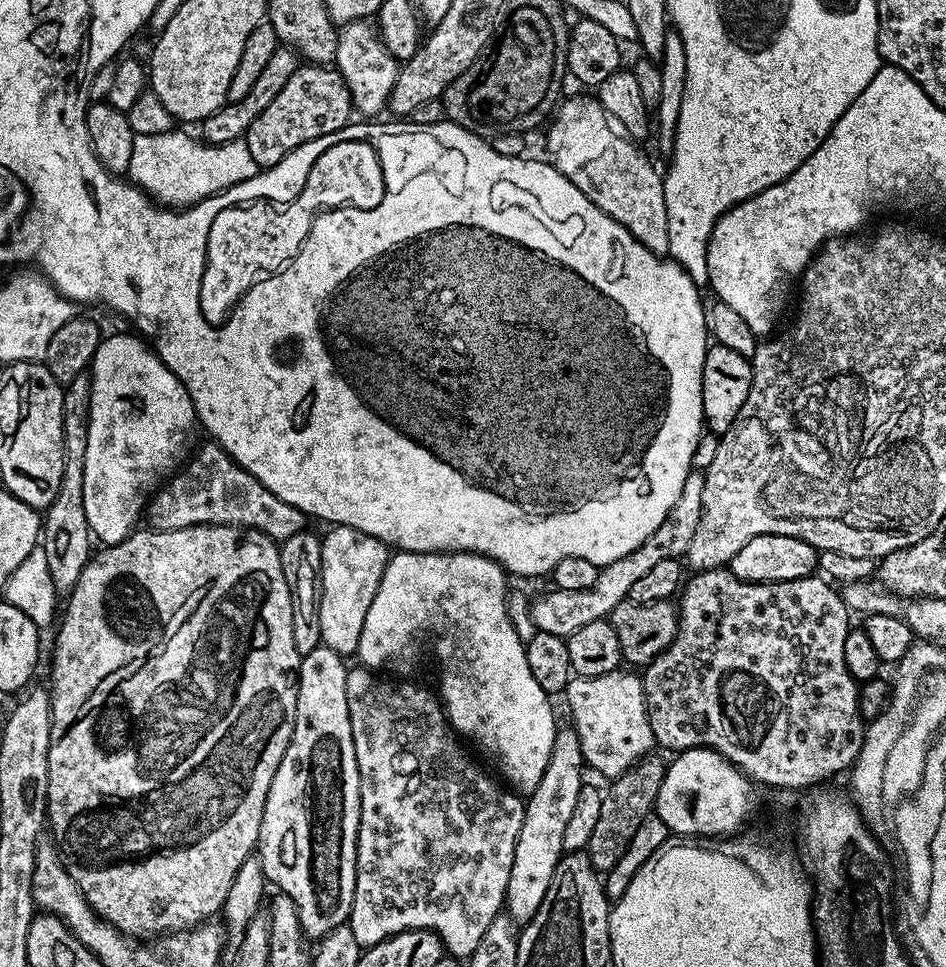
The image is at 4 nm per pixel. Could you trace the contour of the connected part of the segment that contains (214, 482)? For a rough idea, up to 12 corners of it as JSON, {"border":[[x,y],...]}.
{"border":[[207,442],[149,499],[154,532],[256,528],[306,517]]}

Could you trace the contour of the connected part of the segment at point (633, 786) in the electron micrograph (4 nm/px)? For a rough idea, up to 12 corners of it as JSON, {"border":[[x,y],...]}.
{"border":[[647,754],[615,777],[586,849],[618,866],[653,815],[666,760]]}

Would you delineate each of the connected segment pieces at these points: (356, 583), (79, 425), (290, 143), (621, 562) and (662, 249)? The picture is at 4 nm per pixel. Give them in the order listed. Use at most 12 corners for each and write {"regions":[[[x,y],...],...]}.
{"regions":[[[362,530],[323,533],[323,647],[348,658],[390,549]],[[92,378],[64,388],[64,469],[42,516],[57,597],[71,596],[93,555],[82,506]],[[305,63],[244,135],[261,170],[353,119],[335,67]],[[704,472],[668,517],[592,588],[530,605],[536,630],[566,638],[611,617],[657,562],[683,557],[700,529]],[[595,95],[555,109],[547,159],[655,256],[661,169]]]}

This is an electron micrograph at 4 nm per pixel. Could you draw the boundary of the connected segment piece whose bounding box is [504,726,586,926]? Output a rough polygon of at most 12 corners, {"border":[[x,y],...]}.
{"border":[[557,727],[546,774],[524,806],[504,895],[532,921],[565,853],[585,764]]}

